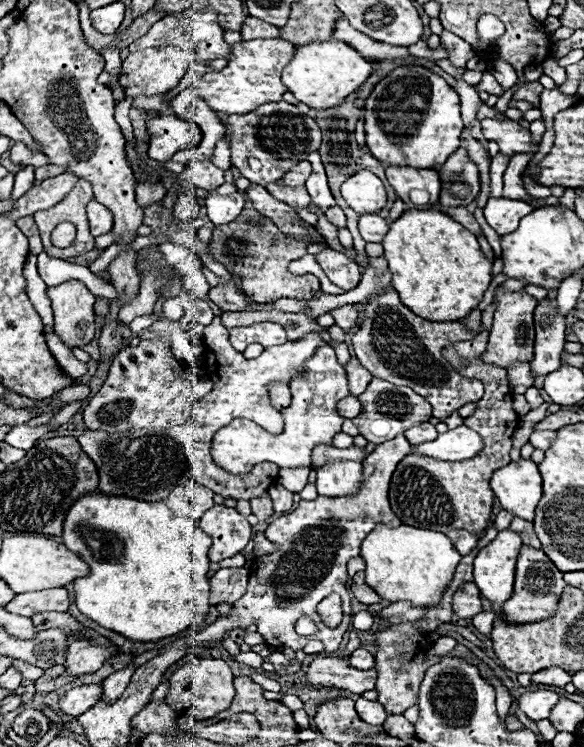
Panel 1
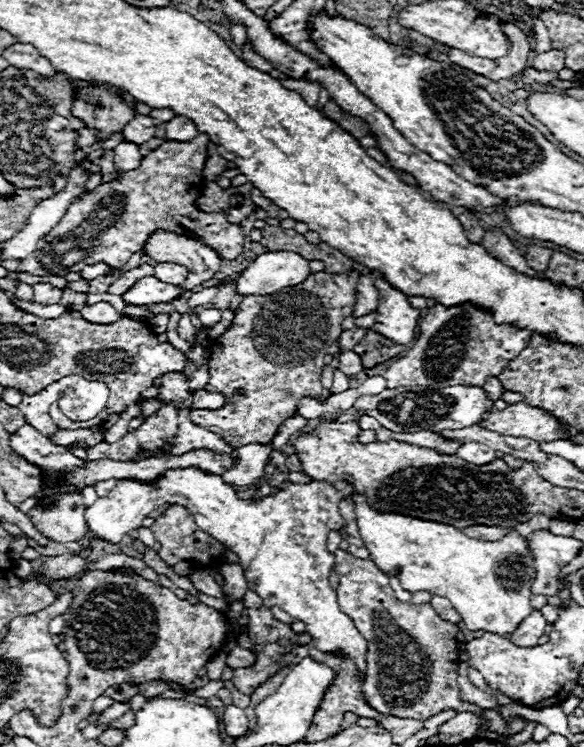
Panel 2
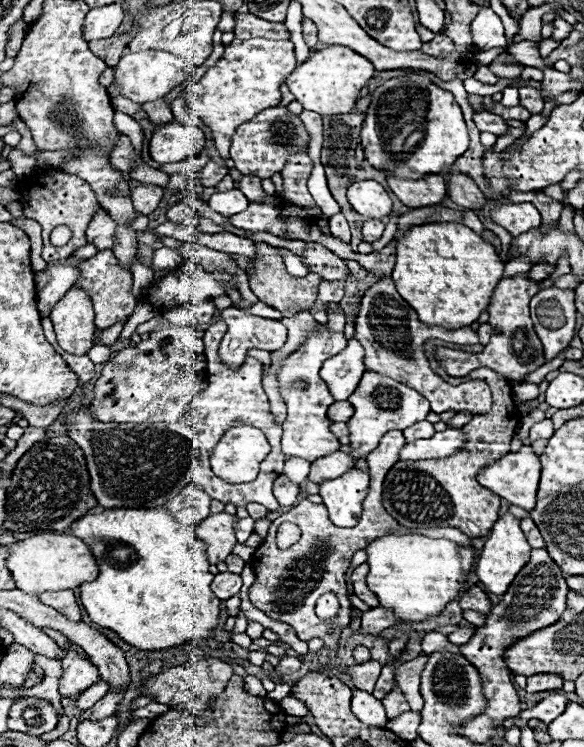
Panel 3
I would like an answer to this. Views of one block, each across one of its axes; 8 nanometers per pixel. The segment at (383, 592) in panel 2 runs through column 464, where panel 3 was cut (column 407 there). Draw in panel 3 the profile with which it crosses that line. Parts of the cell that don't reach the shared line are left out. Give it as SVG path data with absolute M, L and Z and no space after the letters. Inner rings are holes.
M394 686L394 690L382 698L382 704L384 704L384 710L386 710L388 718L396 718L396 716L400 716L400 714L410 710L408 702L404 700L404 694L400 692L398 686Z

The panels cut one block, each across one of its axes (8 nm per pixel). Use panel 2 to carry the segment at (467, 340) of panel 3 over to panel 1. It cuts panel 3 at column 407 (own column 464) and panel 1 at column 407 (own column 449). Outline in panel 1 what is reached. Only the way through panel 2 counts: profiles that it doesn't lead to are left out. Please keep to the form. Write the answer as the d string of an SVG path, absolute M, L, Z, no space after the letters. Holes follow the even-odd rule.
M382 292L364 304L364 318L358 332L352 336L356 358L372 376L388 380L396 386L408 386L432 404L432 416L446 420L452 412L468 402L478 402L484 396L480 380L464 378L452 364L442 358L442 348L454 342L472 340L476 334L460 322L428 322L408 310L398 298L398 292Z

